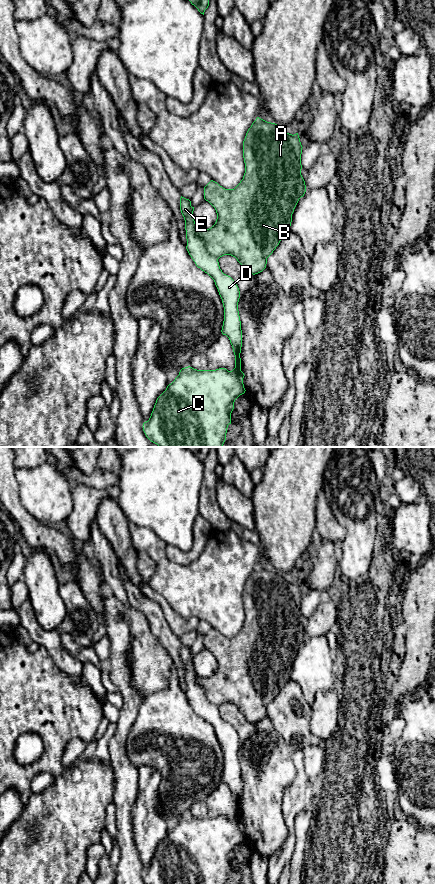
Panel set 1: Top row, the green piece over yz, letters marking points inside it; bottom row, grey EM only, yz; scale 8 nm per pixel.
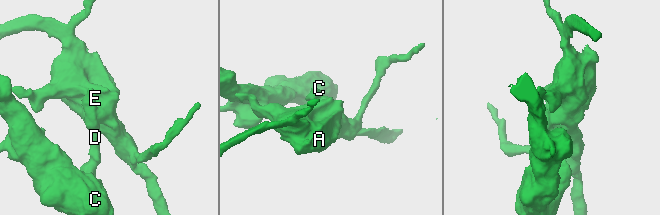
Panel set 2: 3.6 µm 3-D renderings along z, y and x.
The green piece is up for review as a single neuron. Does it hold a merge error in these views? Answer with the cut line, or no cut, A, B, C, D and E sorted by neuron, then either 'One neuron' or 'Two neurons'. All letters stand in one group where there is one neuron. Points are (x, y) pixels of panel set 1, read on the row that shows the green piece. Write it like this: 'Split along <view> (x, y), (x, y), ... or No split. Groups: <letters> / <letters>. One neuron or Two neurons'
Split along yz (199, 231), (199, 236), (204, 241), (206, 250), (217, 259). Groups: A B / C D E. Two neurons

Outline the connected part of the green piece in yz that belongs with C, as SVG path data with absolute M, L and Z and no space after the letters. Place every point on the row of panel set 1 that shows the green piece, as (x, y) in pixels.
M181 196L180 210L185 220L187 239L186 249L196 266L214 280L222 299L224 307L224 321L221 332L229 338L232 345L235 355L235 368L232 371L228 371L225 368L219 368L216 370L197 370L190 366L182 368L175 380L169 384L166 390L157 398L149 420L144 422L142 427L146 437L159 447L223 447L226 440L228 425L231 424L231 413L234 409L234 402L246 391L243 384L243 378L245 375L241 371L240 358L242 347L242 330L238 311L240 291L235 281L230 276L222 272L218 259L209 254L205 247L205 241L199 237L200 230L197 228L194 221L194 207L191 206L191 201Z

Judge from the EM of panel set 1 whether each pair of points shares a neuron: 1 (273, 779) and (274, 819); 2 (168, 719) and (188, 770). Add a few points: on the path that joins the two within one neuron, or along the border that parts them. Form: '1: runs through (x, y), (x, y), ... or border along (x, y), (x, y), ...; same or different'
1: runs through (270, 789), (270, 809); same
2: runs through (168, 732), (186, 750), (188, 757); same

